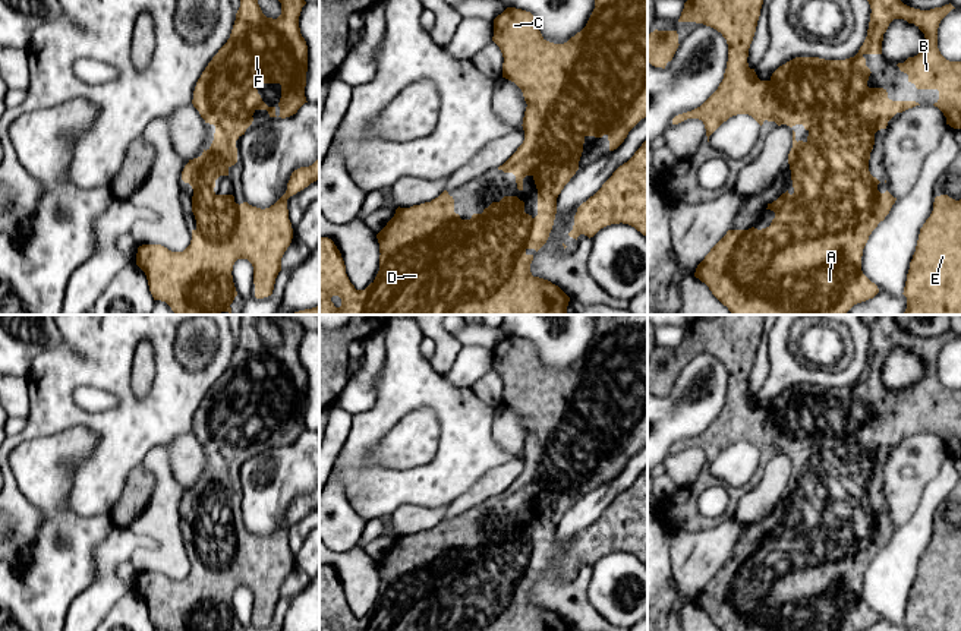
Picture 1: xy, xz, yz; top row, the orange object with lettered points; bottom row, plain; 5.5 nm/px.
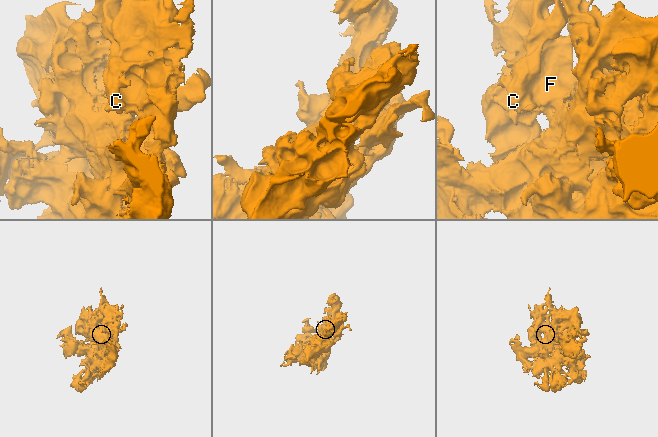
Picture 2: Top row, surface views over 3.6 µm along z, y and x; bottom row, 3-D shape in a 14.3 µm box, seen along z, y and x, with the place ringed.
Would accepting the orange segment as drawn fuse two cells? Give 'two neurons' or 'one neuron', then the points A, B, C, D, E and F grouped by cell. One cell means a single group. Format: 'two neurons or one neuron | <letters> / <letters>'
one neuron | A B C D E F

